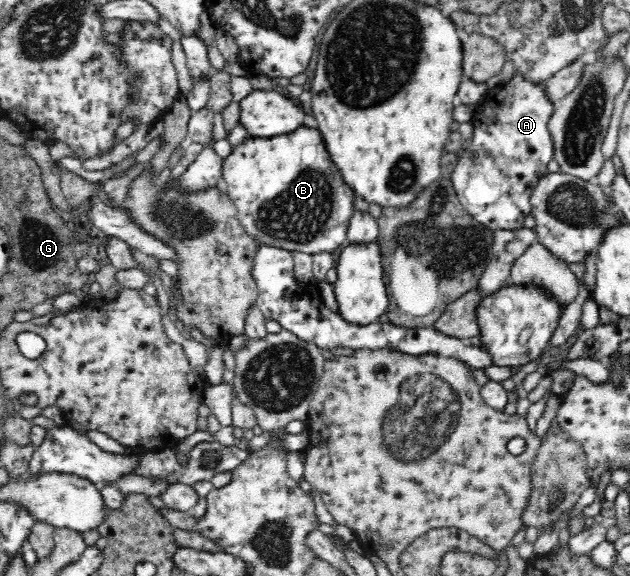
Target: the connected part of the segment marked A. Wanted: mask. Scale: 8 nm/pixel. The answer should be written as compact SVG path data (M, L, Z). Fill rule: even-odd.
M514 74L507 84L488 89L483 100L475 106L471 120L471 144L458 153L458 164L452 172L453 186L460 204L471 214L475 223L492 231L524 228L524 220L532 210L530 196L548 172L546 165L553 159L552 135L547 127L553 112L554 105L545 95L542 83L530 84L518 74Z

